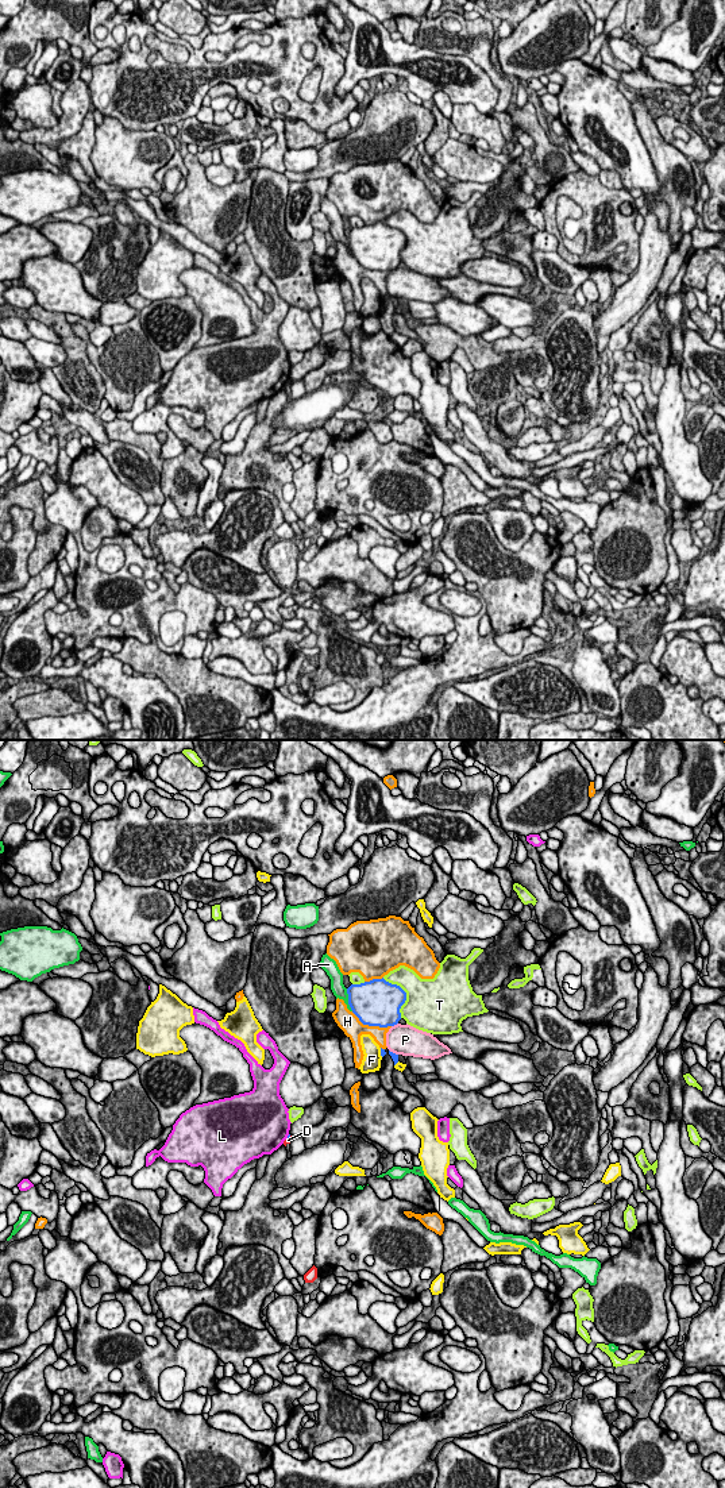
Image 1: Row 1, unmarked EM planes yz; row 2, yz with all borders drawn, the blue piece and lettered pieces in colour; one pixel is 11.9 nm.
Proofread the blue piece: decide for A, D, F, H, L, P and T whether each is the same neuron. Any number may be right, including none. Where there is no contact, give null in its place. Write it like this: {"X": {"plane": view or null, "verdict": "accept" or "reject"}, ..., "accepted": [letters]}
{"A": {"plane": "yz", "verdict": "reject"}, "D": {"plane": "yz", "verdict": "reject"}, "F": {"plane": "yz", "verdict": "reject"}, "H": {"plane": "yz", "verdict": "reject"}, "L": {"plane": "yz", "verdict": "reject"}, "P": {"plane": "yz", "verdict": "reject"}, "T": {"plane": "yz", "verdict": "reject"}, "accepted": []}

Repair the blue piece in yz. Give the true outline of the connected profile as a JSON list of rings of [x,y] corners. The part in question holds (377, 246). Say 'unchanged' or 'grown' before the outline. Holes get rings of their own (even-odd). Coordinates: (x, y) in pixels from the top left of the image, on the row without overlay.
unchanged | [[[373,223],[347,232],[348,248],[363,269],[387,271],[401,263],[406,236],[397,228]]]

